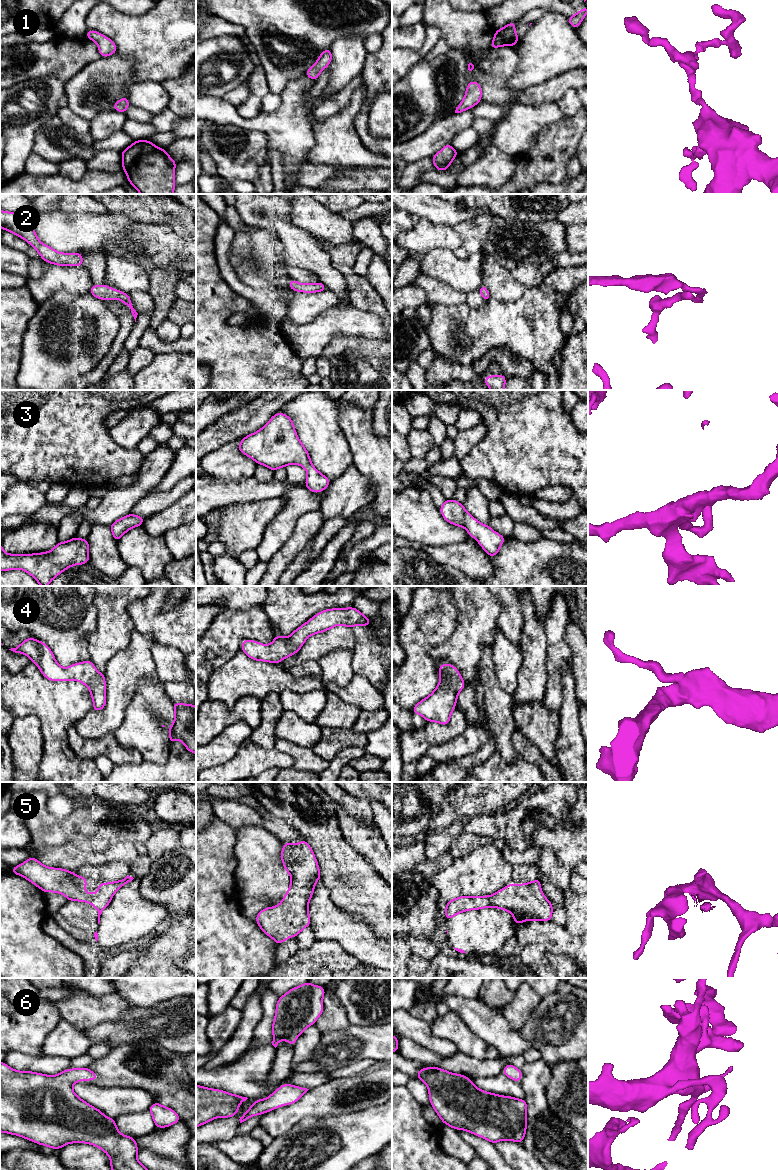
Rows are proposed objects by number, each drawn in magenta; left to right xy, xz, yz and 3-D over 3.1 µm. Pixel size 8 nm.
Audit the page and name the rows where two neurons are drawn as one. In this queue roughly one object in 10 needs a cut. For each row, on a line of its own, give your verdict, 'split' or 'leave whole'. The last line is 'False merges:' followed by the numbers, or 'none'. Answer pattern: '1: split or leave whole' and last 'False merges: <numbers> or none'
1: leave whole
2: leave whole
3: leave whole
4: leave whole
5: leave whole
6: leave whole
False merges: none

